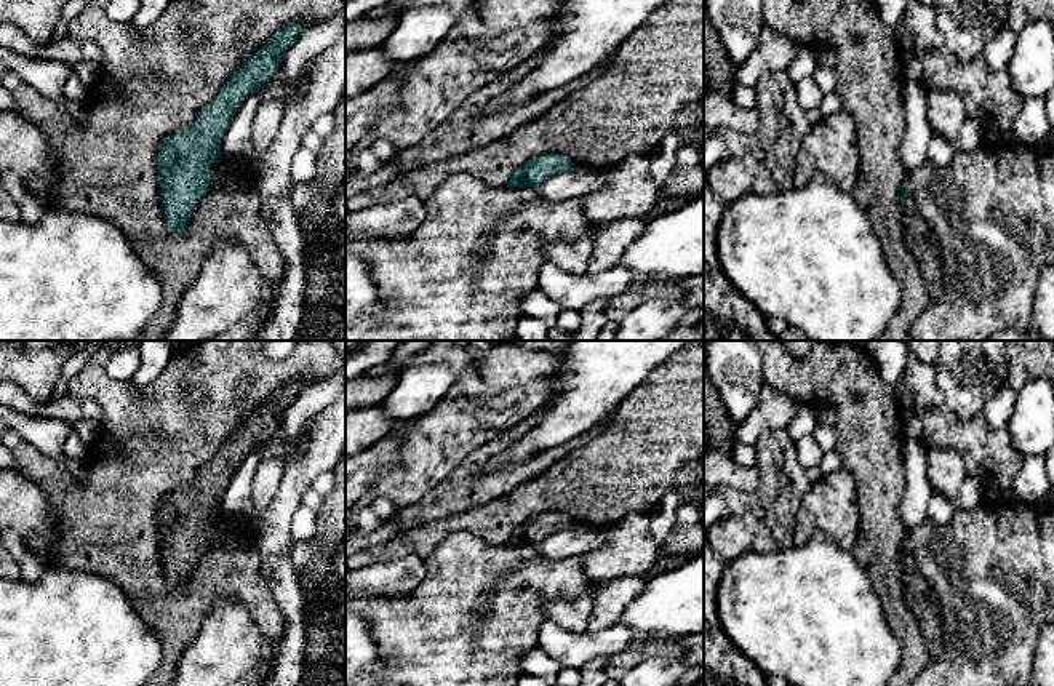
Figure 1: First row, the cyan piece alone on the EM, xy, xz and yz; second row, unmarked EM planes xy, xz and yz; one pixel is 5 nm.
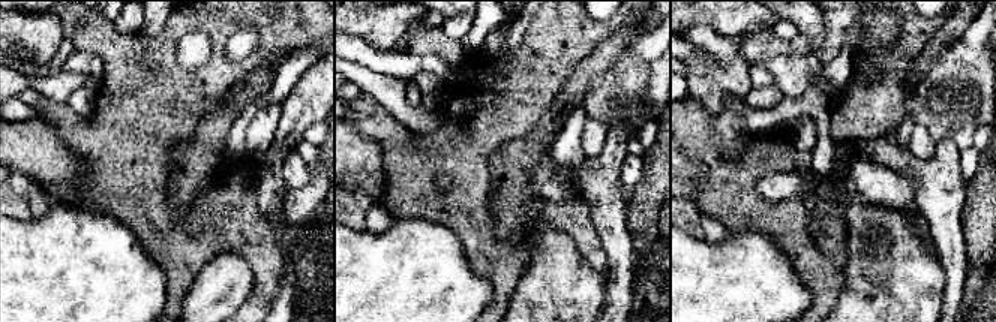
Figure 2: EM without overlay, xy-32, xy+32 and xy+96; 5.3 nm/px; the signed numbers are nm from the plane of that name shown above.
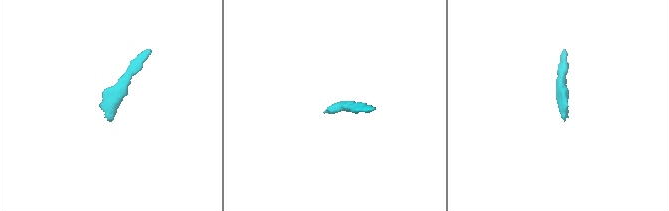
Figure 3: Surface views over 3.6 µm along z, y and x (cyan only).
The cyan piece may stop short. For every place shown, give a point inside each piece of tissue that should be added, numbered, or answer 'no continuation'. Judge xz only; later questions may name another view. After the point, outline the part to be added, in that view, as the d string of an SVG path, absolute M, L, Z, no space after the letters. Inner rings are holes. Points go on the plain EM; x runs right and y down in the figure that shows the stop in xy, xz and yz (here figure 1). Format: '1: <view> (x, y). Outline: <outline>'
no continuation

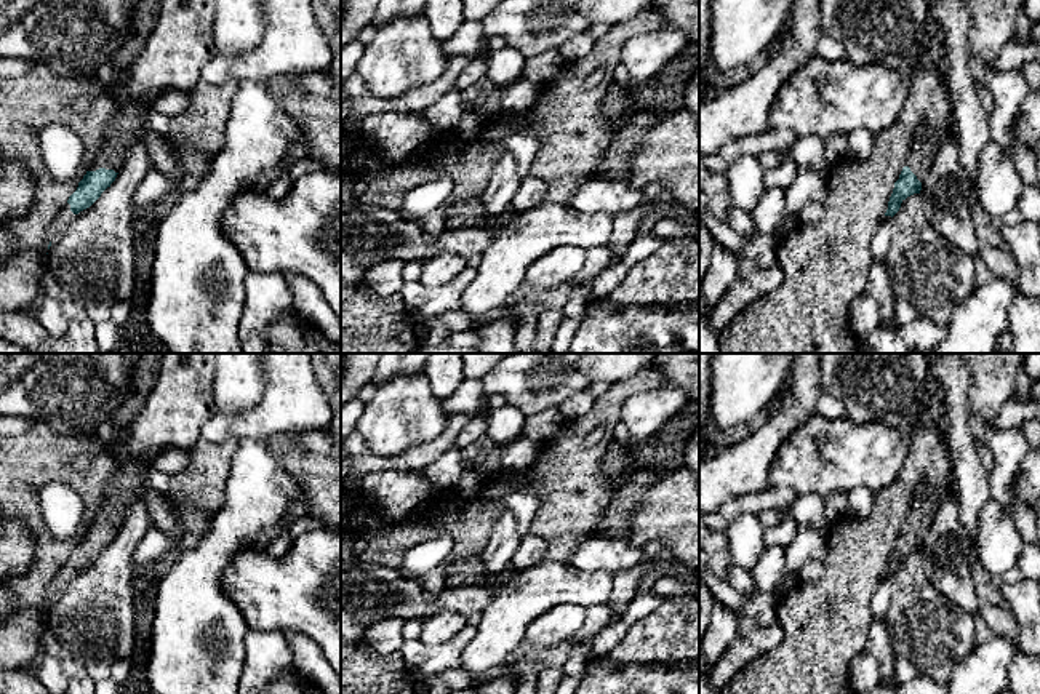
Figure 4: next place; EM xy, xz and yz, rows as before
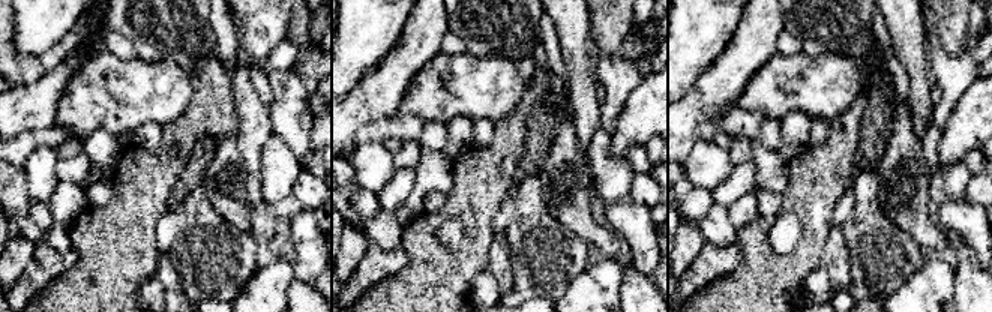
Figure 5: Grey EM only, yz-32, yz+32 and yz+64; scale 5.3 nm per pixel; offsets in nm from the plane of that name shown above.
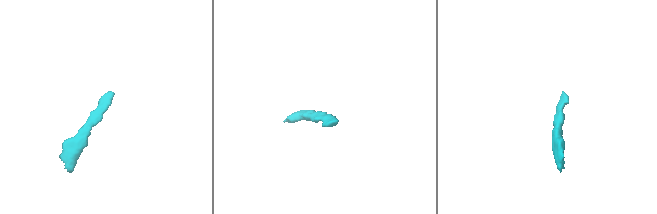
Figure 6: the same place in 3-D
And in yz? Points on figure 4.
1: yz (924, 506). Outline: M922 481L906 517L906 524L910 526L920 540L933 524L938 504L939 499L930 491L930 485Z

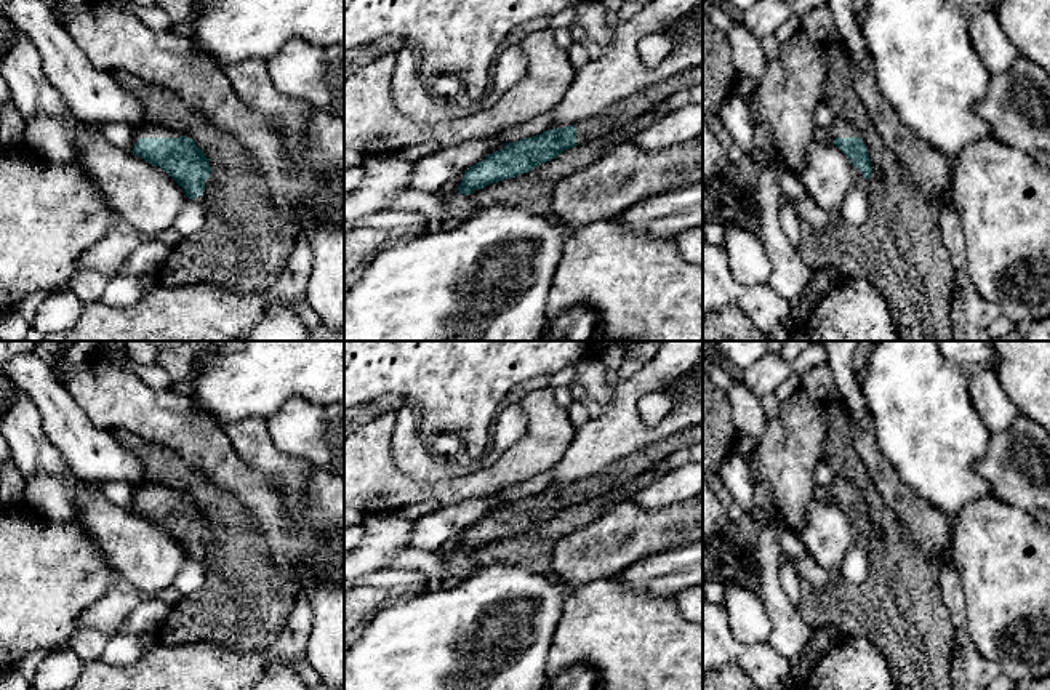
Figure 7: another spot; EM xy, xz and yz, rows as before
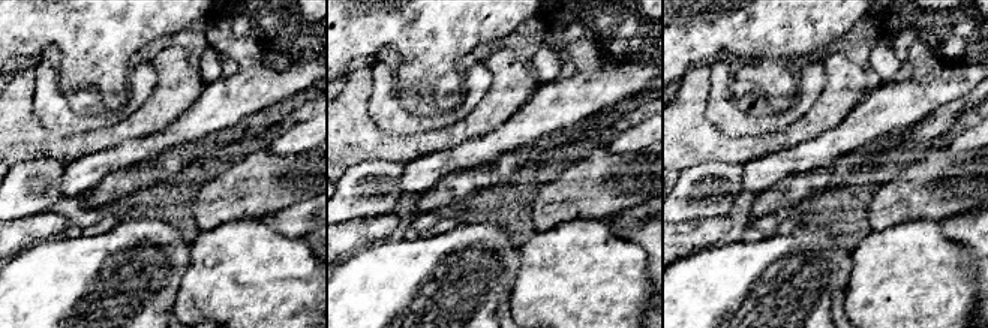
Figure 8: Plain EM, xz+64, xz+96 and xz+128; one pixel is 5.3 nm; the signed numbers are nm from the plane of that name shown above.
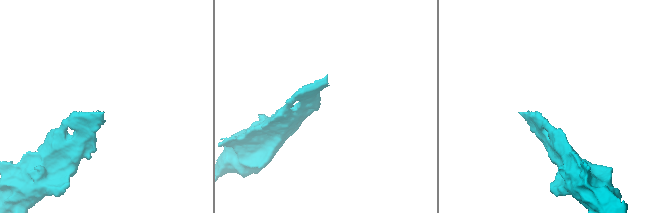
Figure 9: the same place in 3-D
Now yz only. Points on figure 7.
1: yz (839, 487). Outline: M837 475L828 488L834 498L836 496L861 496L860 488L856 488L848 480L837 477Z

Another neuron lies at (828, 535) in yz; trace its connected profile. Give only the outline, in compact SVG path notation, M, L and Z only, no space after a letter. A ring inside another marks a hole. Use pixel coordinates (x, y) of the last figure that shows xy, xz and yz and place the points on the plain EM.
M812 503L797 536L808 556L834 576L855 546L852 520L836 503Z

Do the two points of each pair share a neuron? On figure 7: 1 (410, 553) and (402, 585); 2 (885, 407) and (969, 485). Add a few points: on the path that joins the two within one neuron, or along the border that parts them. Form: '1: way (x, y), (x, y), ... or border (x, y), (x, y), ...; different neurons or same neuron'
1: border (391, 567), (416, 569), (428, 578); different neurons
2: way (906, 426), (948, 468); same neuron

